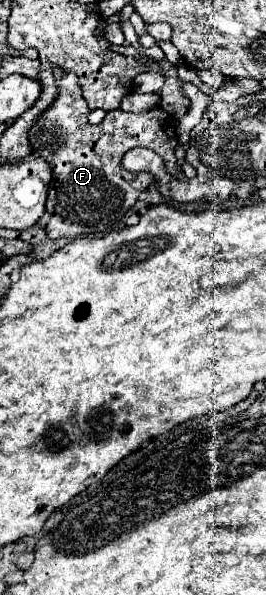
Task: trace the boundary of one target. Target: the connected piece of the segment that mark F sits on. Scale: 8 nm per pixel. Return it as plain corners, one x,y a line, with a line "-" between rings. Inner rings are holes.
53,69
57,83
57,97
53,103
33,121
29,131
31,153
43,157
51,171
53,181
49,185
47,197
47,237
81,237
81,235
107,235
125,213
137,203
139,187
135,185
135,173
123,171
121,155
133,147
147,147
155,151
169,171
169,175
179,175
179,165
175,151
179,147
175,133
175,117
161,107
143,113
125,113
121,109
107,111
99,125
87,121
89,107
79,93
79,83
73,73

